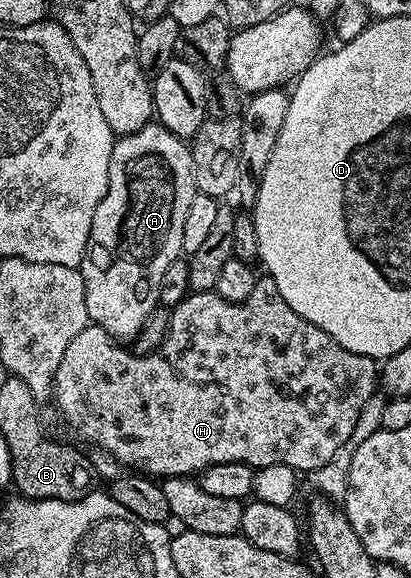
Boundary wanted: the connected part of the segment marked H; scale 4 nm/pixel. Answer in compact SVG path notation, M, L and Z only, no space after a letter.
M260 275L253 286L253 294L249 294L249 298L245 298L240 304L223 300L214 290L191 292L180 304L175 305L173 312L174 315L183 316L183 320L172 319L168 323L165 338L156 352L140 354L130 347L124 346L120 341L114 340L101 326L88 323L87 328L81 330L81 334L77 334L77 338L73 338L73 342L69 342L69 347L65 349L65 354L61 358L61 366L57 366L53 404L59 407L64 422L81 439L96 444L100 453L111 456L119 461L120 465L127 467L128 464L131 467L128 469L138 470L152 478L170 478L172 476L187 478L192 474L202 473L204 468L232 460L248 464L254 469L284 464L294 468L296 473L308 474L319 466L325 466L333 458L333 454L348 441L357 423L357 418L360 417L362 407L376 395L376 361L365 354L353 354L349 350L345 350L345 346L341 346L333 338L329 338L329 334L325 334L325 330L321 330L317 326L313 326L313 322L301 318L301 314L294 312L285 302L285 298L281 298L281 290L277 290L277 282L273 282L273 278L269 275Z

